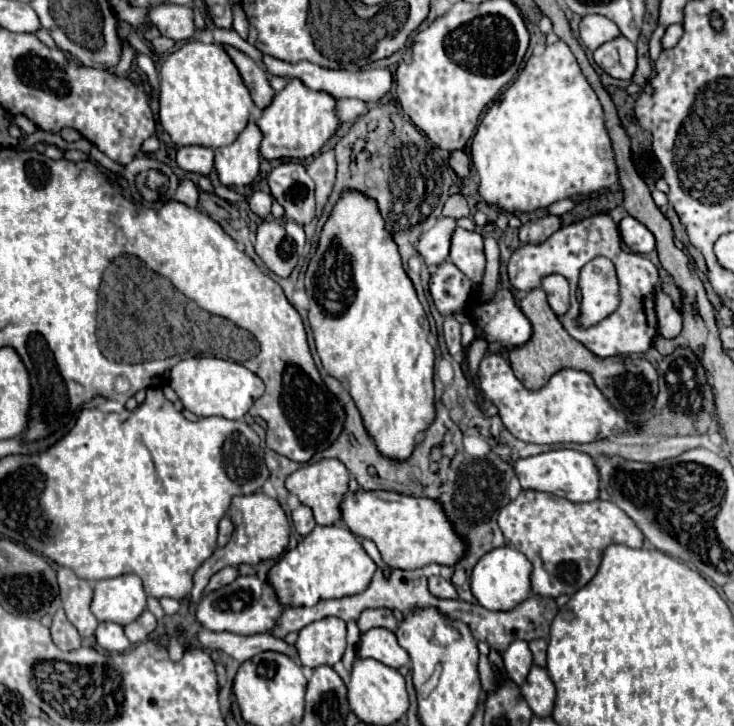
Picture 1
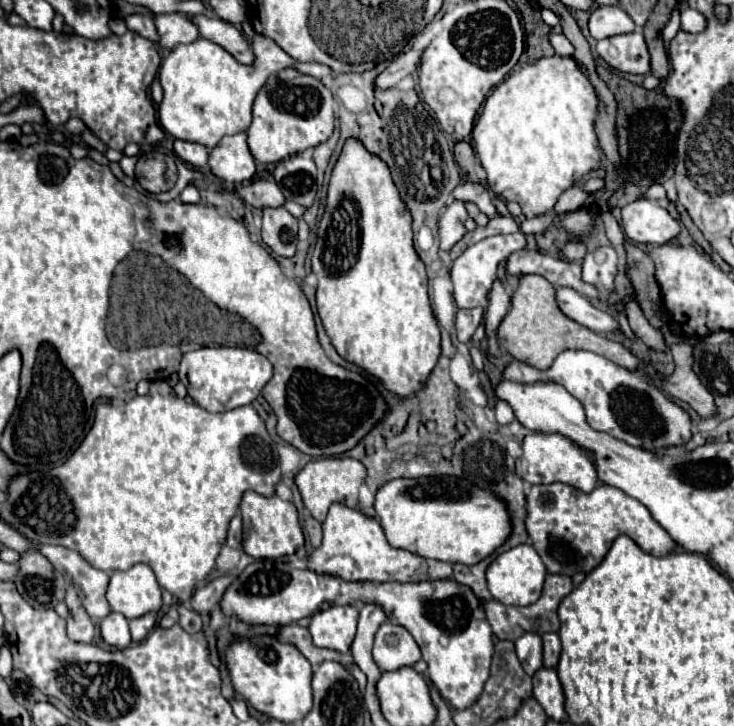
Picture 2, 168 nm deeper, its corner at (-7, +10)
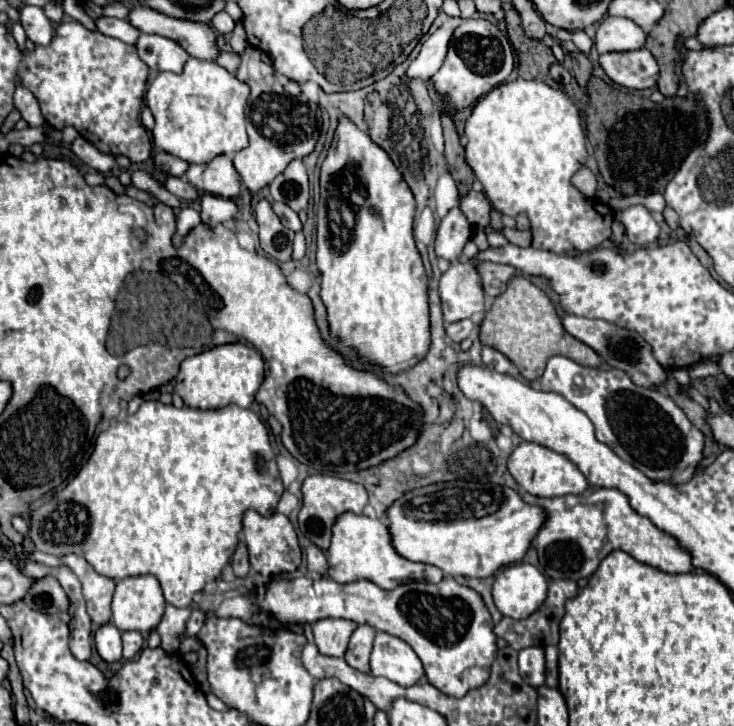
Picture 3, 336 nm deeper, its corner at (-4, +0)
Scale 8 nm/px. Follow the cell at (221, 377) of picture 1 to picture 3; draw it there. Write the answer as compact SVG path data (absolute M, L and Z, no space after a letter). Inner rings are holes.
M226 344L186 358L176 376L176 394L184 404L196 410L218 410L230 404L250 408L258 388L264 382L264 360L256 348L244 344Z

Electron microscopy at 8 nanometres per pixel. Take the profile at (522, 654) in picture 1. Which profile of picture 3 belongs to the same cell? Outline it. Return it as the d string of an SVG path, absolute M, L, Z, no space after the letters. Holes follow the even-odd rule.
M532 646L532 648L520 650L518 666L520 666L520 676L524 678L524 682L536 688L544 684L544 650L542 648Z

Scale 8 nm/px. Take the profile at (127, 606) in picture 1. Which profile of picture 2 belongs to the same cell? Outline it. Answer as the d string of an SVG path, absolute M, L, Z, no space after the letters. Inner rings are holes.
M135 564L129 570L111 574L107 602L113 612L125 618L139 618L161 610L161 586L147 564Z

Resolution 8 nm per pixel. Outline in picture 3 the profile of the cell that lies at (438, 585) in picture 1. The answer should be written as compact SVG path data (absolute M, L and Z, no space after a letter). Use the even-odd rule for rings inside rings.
M352 512L340 514L332 526L332 542L326 550L328 558L328 578L336 582L356 582L356 580L370 580L384 590L392 590L397 585L408 580L424 580L424 582L440 582L444 578L442 570L430 564L410 562L398 556L392 548L388 526L378 522L378 518L358 516Z

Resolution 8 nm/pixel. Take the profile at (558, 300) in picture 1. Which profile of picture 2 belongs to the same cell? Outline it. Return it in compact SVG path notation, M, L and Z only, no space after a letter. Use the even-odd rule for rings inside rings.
M559 288L557 290L557 304L565 316L579 322L581 326L593 330L593 332L619 332L619 322L609 314L599 310L595 304L591 304L585 296L581 296L573 288Z

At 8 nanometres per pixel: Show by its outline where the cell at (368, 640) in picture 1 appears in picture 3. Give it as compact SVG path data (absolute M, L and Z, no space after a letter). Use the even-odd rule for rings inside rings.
M376 632L370 666L372 676L384 676L400 686L414 686L424 676L416 652L404 640L386 632Z

